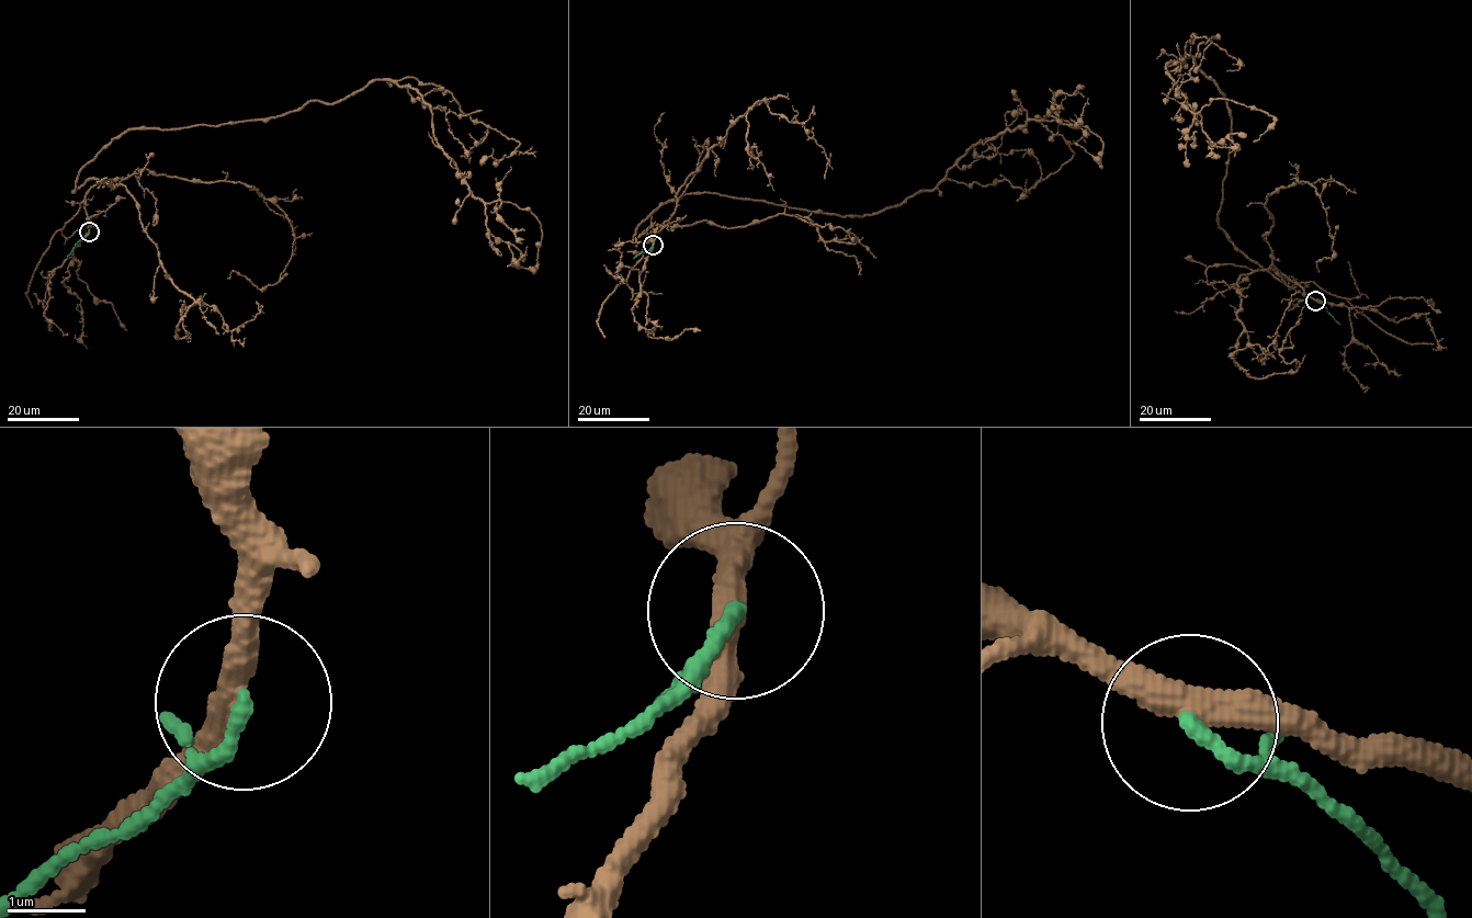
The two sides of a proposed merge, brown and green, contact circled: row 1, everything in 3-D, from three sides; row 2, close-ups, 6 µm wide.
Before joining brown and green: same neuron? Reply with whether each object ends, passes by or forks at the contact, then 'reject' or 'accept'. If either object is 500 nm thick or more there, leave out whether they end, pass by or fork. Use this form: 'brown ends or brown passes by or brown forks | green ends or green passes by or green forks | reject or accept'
brown passes by | green ends | reject

